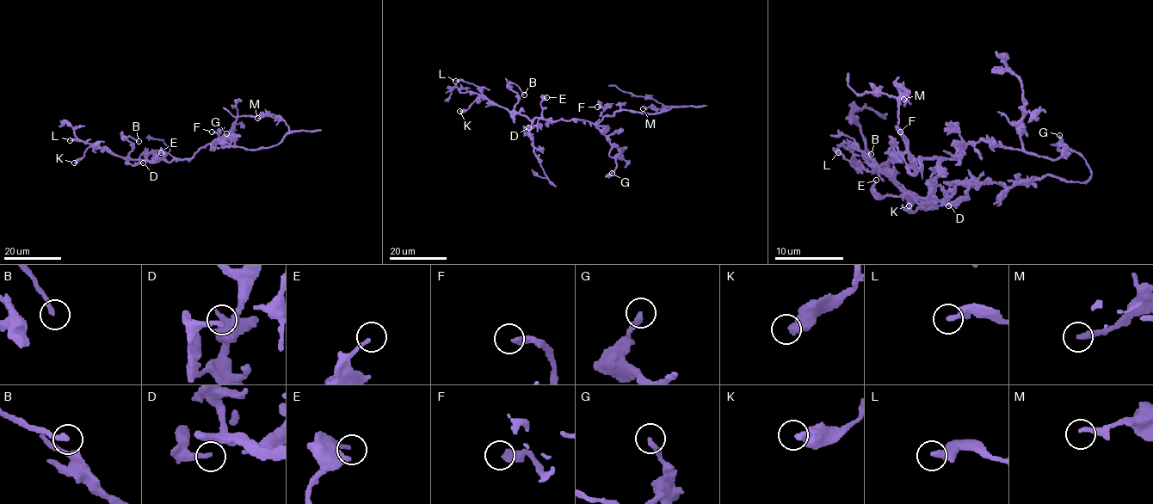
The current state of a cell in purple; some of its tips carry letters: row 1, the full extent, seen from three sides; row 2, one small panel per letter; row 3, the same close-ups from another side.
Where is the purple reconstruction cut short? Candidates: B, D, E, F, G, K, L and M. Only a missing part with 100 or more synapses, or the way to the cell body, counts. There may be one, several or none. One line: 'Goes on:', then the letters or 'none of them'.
Goes on: none of them

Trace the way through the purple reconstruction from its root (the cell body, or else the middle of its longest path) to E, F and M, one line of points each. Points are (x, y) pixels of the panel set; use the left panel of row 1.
E: (202, 146), (190, 158), (169, 162), (157, 161), (156, 158), (161, 152)
F: (202, 146), (217, 143), (218, 135), (212, 132)
M: (202, 146), (219, 144), (248, 149), (270, 148), (276, 145), (288, 130), (286, 122), (274, 114), (257, 118)

